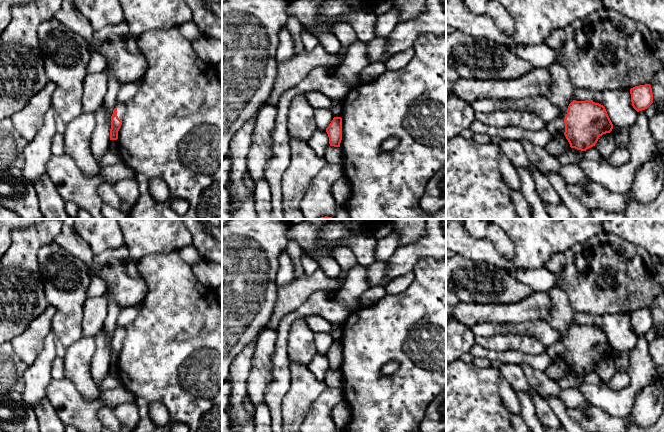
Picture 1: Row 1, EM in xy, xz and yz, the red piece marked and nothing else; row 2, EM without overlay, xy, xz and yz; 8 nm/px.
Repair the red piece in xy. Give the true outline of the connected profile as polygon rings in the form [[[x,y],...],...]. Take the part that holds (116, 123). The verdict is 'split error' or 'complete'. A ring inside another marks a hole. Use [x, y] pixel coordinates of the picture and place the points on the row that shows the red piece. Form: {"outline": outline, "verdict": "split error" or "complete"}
{"outline": [[[118,102],[111,116],[110,140],[118,139],[118,131],[122,125],[122,120],[126,112],[124,103]]], "verdict": "split error"}

